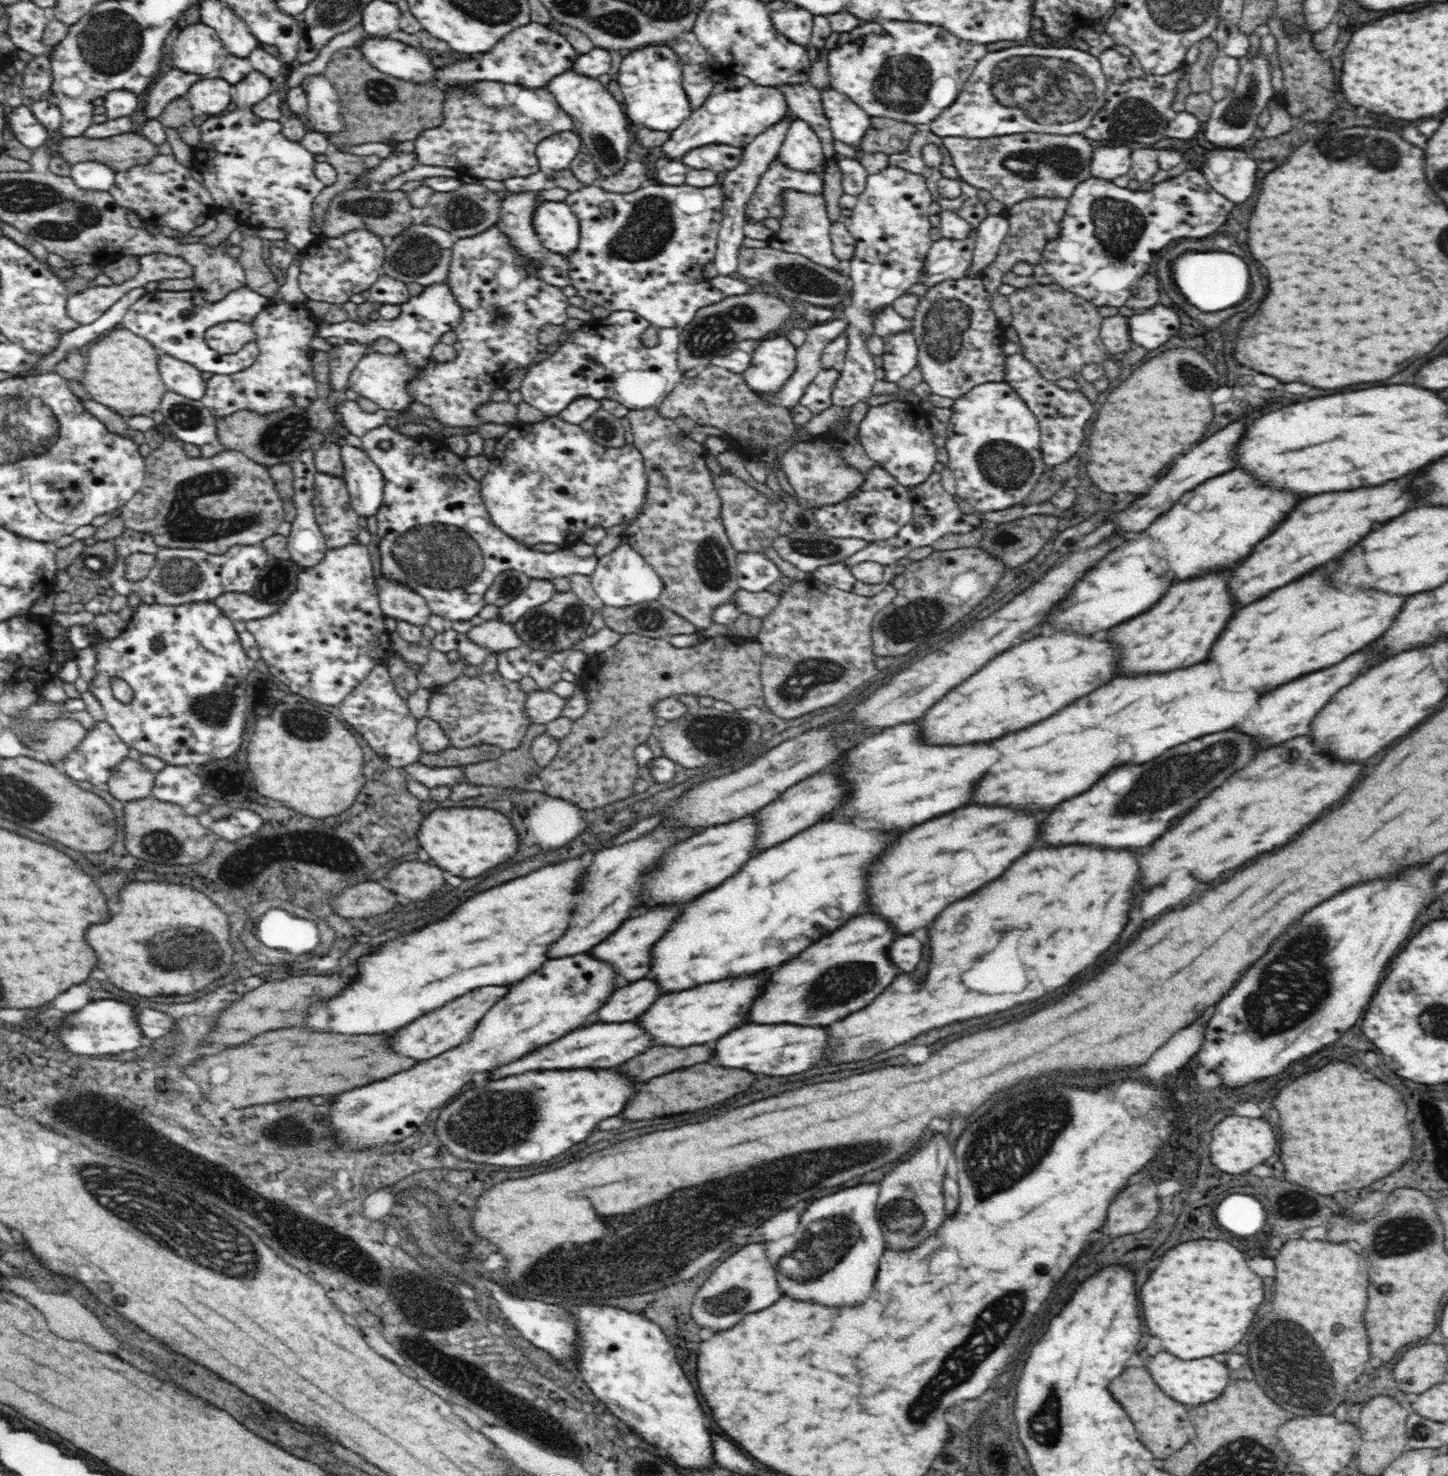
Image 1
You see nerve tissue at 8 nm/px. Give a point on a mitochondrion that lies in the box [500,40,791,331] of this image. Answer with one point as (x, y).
(647, 233)

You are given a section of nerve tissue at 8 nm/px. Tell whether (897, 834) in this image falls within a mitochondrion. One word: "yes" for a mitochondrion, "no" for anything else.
no

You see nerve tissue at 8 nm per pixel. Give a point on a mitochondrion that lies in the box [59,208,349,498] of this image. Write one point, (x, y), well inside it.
(290, 433)

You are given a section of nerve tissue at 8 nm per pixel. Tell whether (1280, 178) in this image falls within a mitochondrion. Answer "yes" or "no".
no

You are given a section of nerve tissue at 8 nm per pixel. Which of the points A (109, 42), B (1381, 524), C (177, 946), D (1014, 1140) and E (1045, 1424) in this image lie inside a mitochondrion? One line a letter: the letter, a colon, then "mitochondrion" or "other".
A: mitochondrion
B: other
C: mitochondrion
D: mitochondrion
E: mitochondrion

